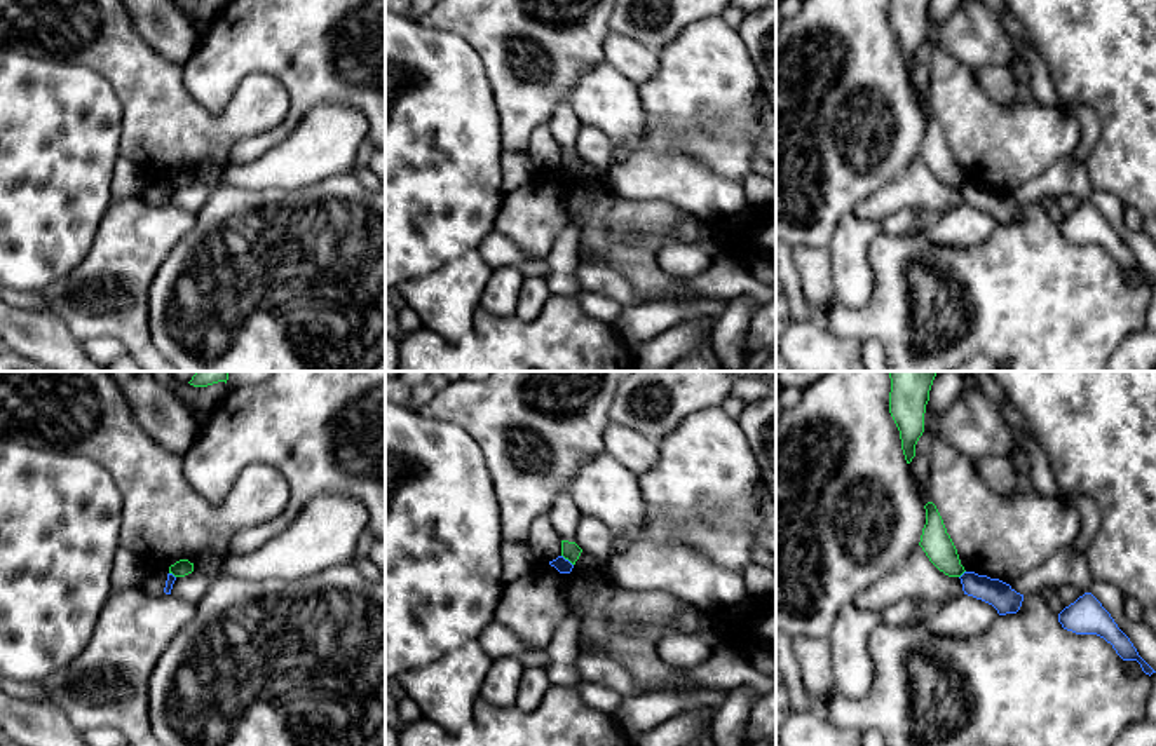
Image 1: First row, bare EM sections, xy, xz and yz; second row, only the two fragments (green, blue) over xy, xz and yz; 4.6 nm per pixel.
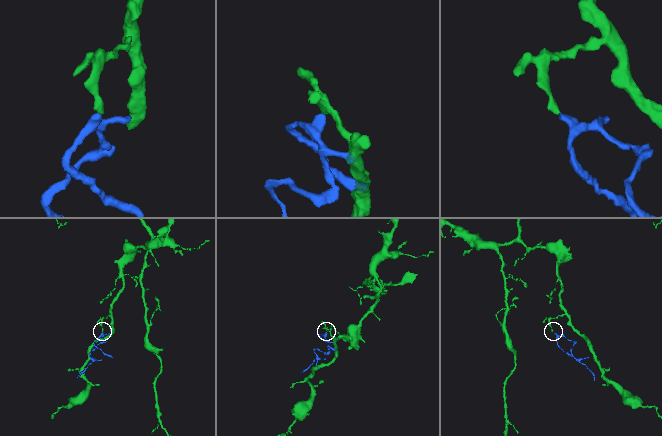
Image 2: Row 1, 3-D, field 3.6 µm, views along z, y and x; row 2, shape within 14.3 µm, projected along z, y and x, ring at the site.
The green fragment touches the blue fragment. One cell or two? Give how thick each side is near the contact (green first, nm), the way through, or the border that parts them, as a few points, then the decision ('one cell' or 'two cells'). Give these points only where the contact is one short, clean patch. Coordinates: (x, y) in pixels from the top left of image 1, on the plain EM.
calibres 90 and 70 nm; border xz (562, 164), (572, 175); two cells

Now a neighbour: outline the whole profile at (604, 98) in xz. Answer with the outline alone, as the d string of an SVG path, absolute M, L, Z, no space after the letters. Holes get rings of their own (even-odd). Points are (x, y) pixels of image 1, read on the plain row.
M605 61L588 70L570 91L581 124L605 132L612 143L633 141L643 132L643 106L635 82Z

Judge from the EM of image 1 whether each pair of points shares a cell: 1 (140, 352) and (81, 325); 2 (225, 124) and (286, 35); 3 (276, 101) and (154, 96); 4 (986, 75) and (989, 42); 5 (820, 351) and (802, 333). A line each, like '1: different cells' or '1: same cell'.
1: same cell
2: different cells
3: same cell
4: different cells
5: same cell

